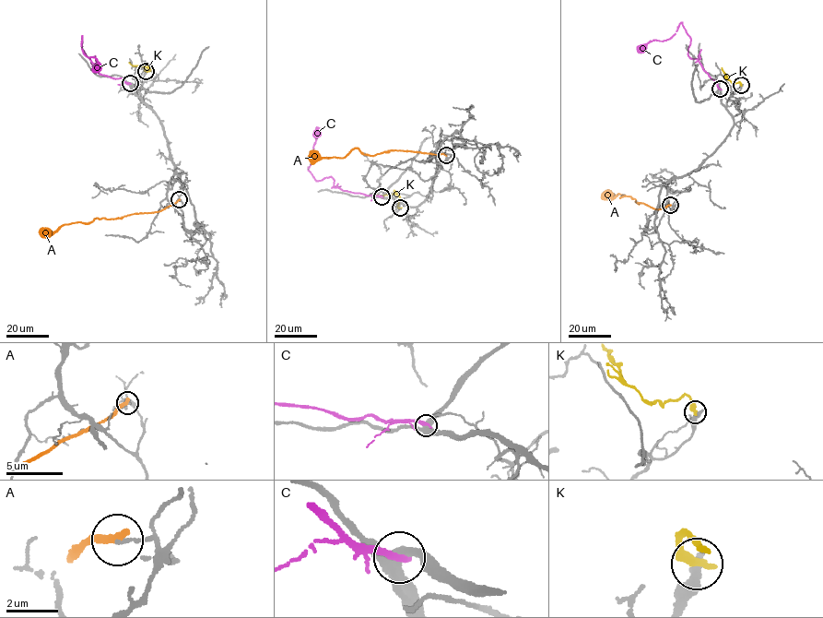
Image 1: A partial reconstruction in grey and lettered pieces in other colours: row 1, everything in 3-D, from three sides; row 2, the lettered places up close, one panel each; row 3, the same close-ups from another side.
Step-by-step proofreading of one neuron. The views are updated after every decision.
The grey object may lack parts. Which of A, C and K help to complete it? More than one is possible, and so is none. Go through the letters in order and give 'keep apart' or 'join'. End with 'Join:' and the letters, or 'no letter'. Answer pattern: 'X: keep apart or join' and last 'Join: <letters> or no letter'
A: keep apart
C: keep apart
K: keep apart
Join: no letter

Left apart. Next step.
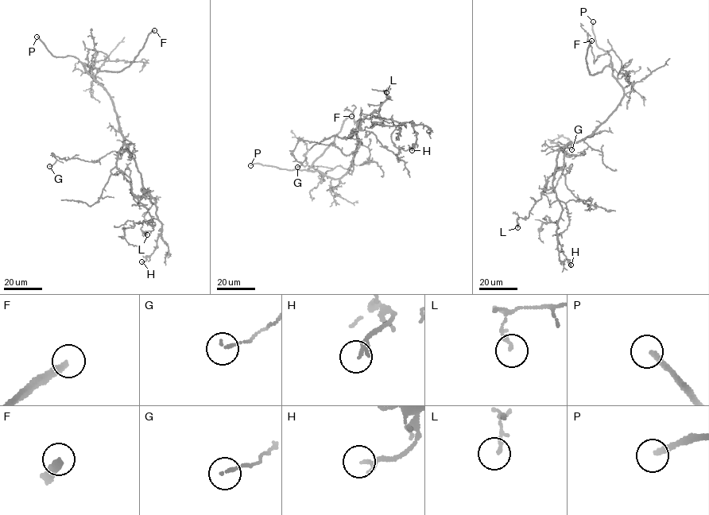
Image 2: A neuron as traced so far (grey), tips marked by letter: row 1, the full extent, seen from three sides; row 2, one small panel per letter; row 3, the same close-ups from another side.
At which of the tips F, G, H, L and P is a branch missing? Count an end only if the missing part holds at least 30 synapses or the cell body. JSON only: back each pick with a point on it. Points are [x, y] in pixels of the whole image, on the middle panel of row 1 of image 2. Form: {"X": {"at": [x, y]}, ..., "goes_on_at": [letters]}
{"F": {"at": [351, 116]}, "P": {"at": [250, 165]}, "goes_on_at": ["F", "P"]}

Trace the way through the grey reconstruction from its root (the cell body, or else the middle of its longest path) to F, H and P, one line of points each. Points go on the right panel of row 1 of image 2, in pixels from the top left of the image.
F: (598, 128), (617, 108), (624, 93), (613, 75), (610, 63), (602, 71), (590, 73), (586, 60), (591, 40)
H: (598, 128), (584, 138), (564, 145), (556, 159), (552, 186), (562, 211), (556, 234), (563, 253), (571, 265)
P: (598, 128), (617, 108), (624, 93), (613, 75), (608, 52), (597, 46), (593, 21)

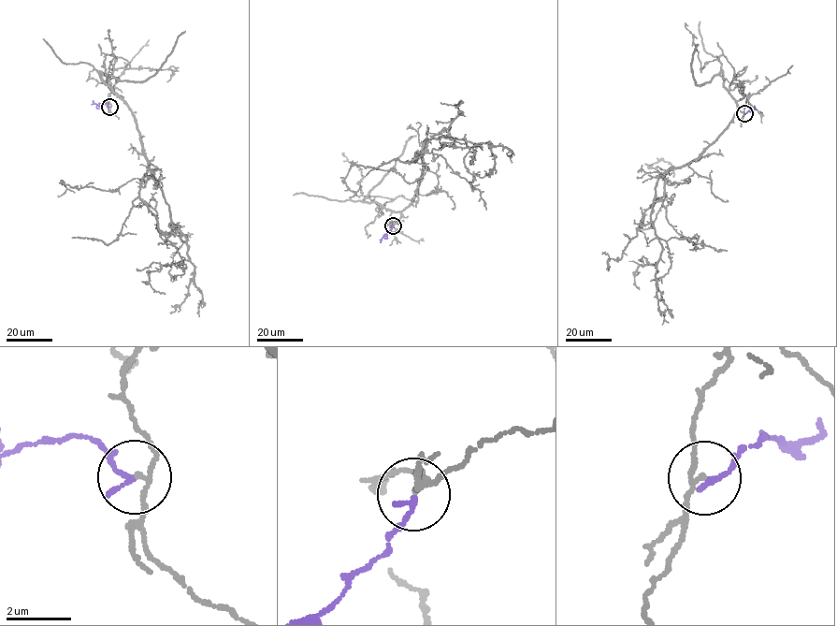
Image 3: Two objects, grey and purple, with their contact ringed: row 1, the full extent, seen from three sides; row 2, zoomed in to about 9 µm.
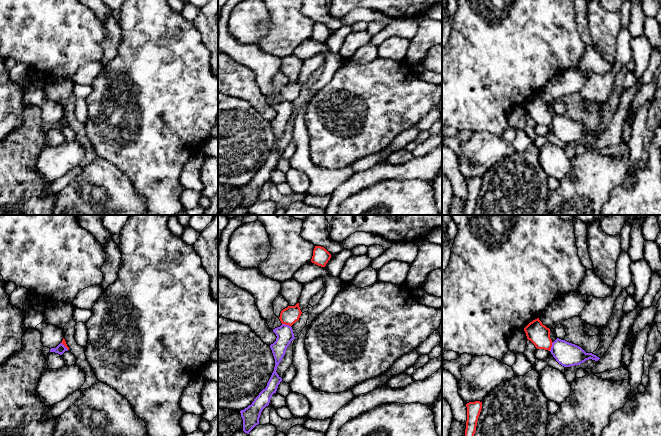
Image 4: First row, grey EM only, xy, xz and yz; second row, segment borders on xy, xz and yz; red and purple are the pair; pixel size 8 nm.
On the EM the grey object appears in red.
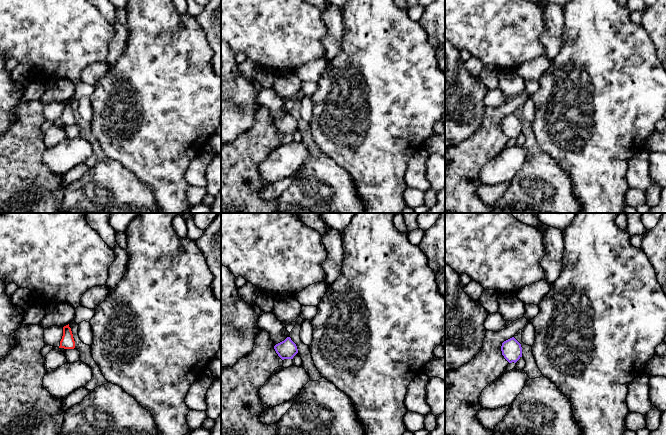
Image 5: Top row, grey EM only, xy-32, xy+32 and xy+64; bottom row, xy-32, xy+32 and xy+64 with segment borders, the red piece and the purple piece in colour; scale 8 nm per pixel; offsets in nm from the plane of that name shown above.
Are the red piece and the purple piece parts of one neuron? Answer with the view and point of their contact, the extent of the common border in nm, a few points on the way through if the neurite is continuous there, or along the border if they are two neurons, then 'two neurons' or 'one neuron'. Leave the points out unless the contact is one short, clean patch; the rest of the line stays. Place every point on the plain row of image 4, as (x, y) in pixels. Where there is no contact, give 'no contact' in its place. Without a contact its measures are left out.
xz (286, 100) | 80 nm | along xz (282, 99), (290, 102) | two neurons

